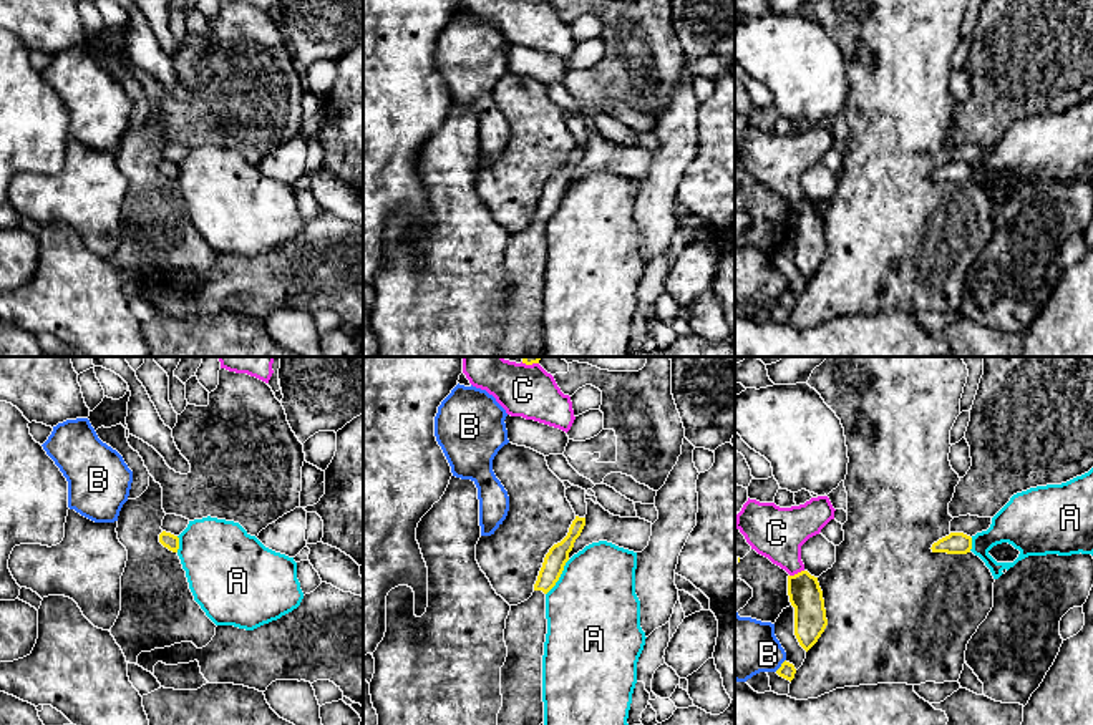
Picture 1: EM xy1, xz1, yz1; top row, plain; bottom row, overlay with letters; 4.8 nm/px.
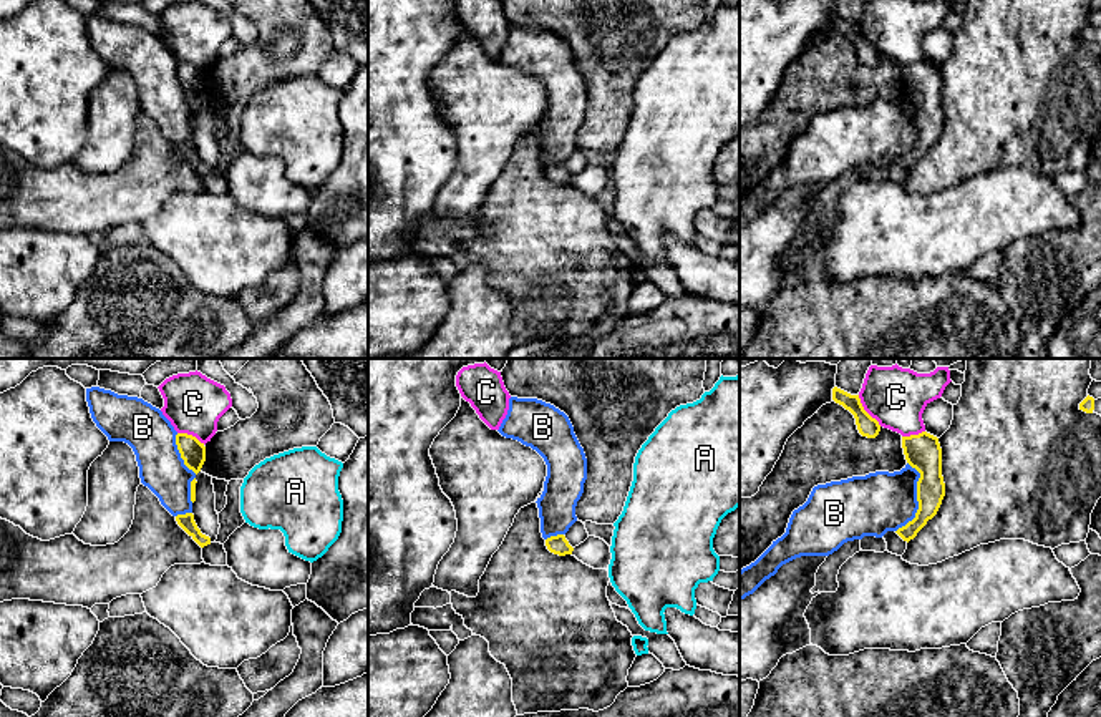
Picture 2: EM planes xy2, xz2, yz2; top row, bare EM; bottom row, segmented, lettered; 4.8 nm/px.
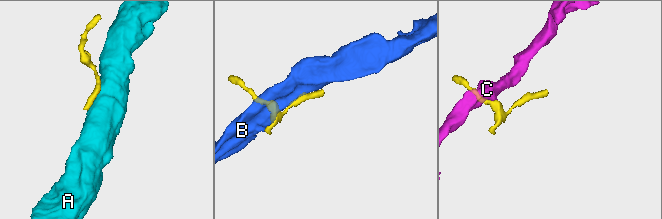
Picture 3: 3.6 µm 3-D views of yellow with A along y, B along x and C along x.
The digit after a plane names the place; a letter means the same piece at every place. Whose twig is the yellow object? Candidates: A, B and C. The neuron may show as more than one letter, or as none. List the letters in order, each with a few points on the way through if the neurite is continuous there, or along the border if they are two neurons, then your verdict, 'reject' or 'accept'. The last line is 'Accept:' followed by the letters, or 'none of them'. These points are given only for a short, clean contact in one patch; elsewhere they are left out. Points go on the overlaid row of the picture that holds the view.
A: reject
B: reject
C: along yz2 (858, 395), (863, 407), (881, 425) | reject
Accept: none of them

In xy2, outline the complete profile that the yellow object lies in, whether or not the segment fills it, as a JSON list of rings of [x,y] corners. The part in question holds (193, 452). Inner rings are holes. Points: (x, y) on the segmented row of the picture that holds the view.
[[[187,433],[176,435],[176,445],[184,460],[184,465],[196,475],[201,471],[206,461],[206,446],[196,437]]]

